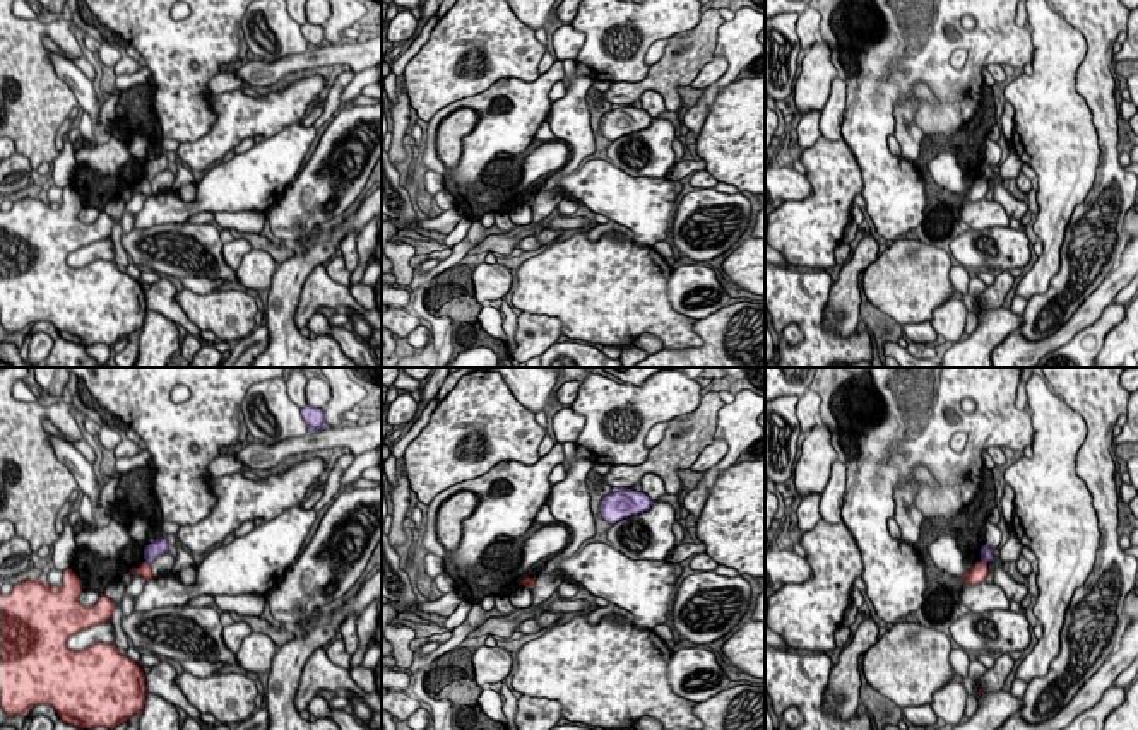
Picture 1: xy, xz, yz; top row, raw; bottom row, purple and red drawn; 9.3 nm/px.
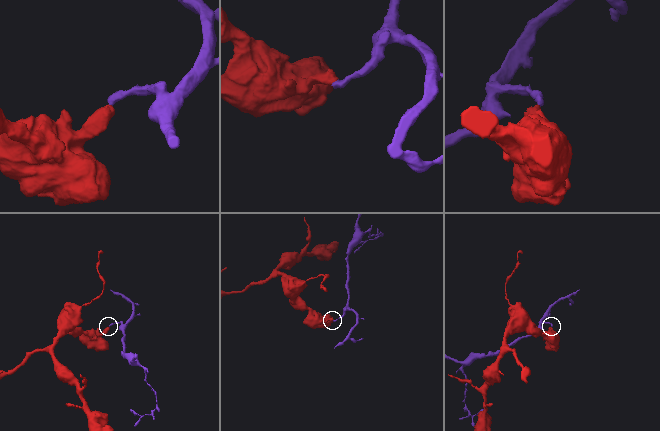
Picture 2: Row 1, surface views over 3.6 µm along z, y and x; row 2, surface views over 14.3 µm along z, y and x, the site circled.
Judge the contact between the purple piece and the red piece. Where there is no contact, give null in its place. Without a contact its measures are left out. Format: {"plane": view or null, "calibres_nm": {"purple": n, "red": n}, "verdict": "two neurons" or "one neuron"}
{"plane": "yz", "calibres_nm": {"purple": 120, "red": 160}, "verdict": "two neurons"}

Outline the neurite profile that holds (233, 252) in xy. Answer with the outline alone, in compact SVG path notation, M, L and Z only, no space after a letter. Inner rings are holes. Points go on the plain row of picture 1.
M233 239L224 243L222 256L229 268L236 270L243 256L252 250L250 243L245 239Z

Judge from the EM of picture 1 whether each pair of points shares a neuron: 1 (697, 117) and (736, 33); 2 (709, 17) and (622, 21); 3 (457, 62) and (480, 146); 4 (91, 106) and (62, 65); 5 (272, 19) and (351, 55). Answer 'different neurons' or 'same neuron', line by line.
1: same neuron
2: different neurons
3: different neurons
4: same neuron
5: different neurons

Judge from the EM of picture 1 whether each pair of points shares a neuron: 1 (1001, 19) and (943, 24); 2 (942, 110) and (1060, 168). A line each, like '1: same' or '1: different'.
1: same
2: different

